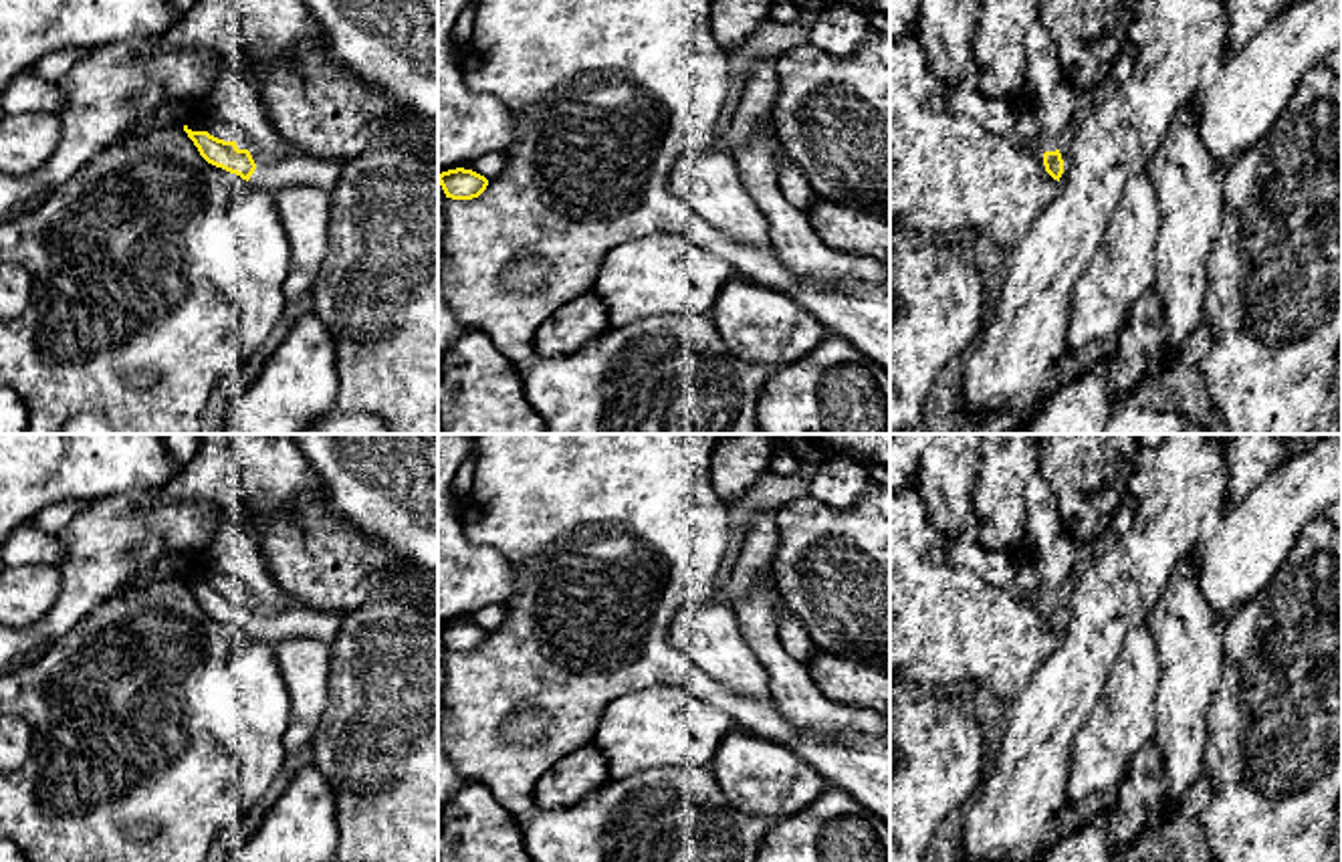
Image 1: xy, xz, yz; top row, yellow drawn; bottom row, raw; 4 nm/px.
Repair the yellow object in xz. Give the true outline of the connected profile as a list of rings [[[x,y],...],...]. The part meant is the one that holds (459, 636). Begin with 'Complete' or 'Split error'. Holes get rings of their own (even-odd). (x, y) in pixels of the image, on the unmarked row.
Complete. [[[456,620],[438,626],[438,636],[442,638],[446,650],[472,652],[486,642],[488,632],[472,622]]]

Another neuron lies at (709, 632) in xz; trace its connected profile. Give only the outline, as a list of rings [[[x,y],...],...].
[[[712,598],[686,604],[670,622],[670,644],[684,650],[720,686],[771,701],[769,676],[745,642],[731,606]]]

